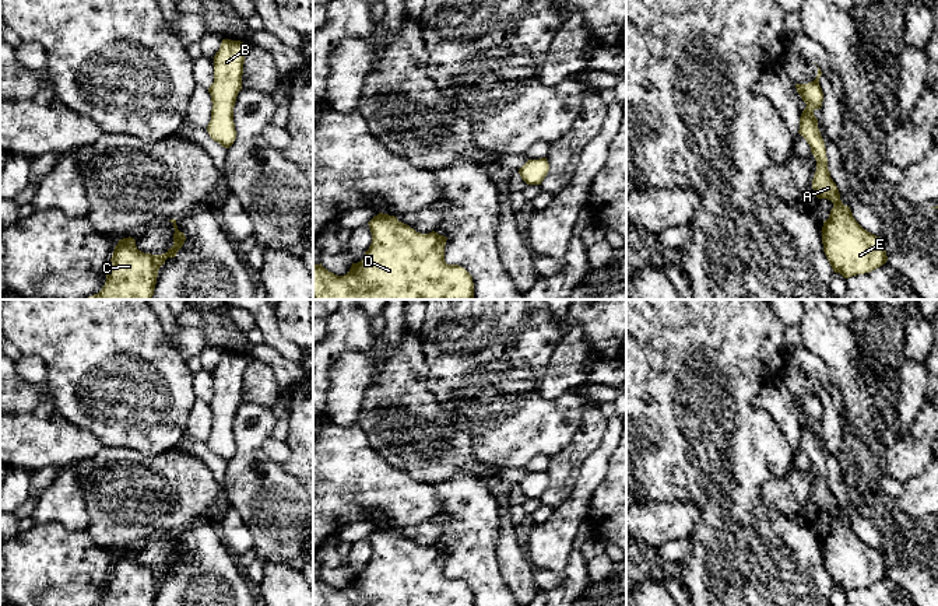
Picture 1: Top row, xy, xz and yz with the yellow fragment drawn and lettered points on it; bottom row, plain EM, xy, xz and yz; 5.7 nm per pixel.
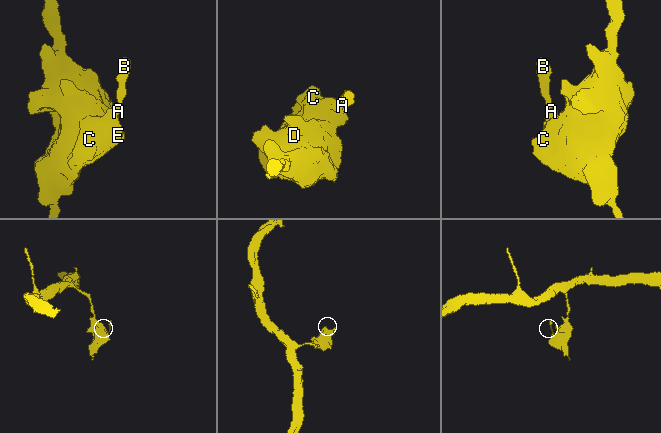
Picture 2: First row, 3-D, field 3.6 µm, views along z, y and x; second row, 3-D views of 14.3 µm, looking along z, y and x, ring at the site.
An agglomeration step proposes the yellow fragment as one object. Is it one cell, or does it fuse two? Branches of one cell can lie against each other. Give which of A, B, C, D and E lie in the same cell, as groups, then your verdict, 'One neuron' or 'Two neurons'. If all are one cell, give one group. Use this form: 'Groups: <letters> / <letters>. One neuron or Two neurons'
Groups: A B C D E. One neuron

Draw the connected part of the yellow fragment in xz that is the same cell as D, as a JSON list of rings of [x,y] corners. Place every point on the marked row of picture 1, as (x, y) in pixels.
[[[379,213],[369,223],[372,244],[361,262],[352,263],[349,272],[337,276],[320,265],[313,265],[313,300],[474,300],[471,274],[459,265],[445,262],[447,238],[432,231],[417,232],[394,216]]]

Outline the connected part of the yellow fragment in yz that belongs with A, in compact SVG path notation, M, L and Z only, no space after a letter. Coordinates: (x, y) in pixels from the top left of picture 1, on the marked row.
M818 67L818 76L814 81L795 84L797 92L807 104L800 118L798 133L807 140L816 160L816 171L812 179L815 196L833 203L829 218L823 221L821 231L823 252L833 272L849 279L881 267L886 263L888 256L883 241L864 230L853 217L850 207L842 203L839 189L830 178L825 141L814 115L815 109L821 109L823 101L819 85L821 76L822 71Z

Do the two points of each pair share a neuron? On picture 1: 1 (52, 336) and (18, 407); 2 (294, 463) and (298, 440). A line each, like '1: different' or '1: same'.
1: different
2: same

